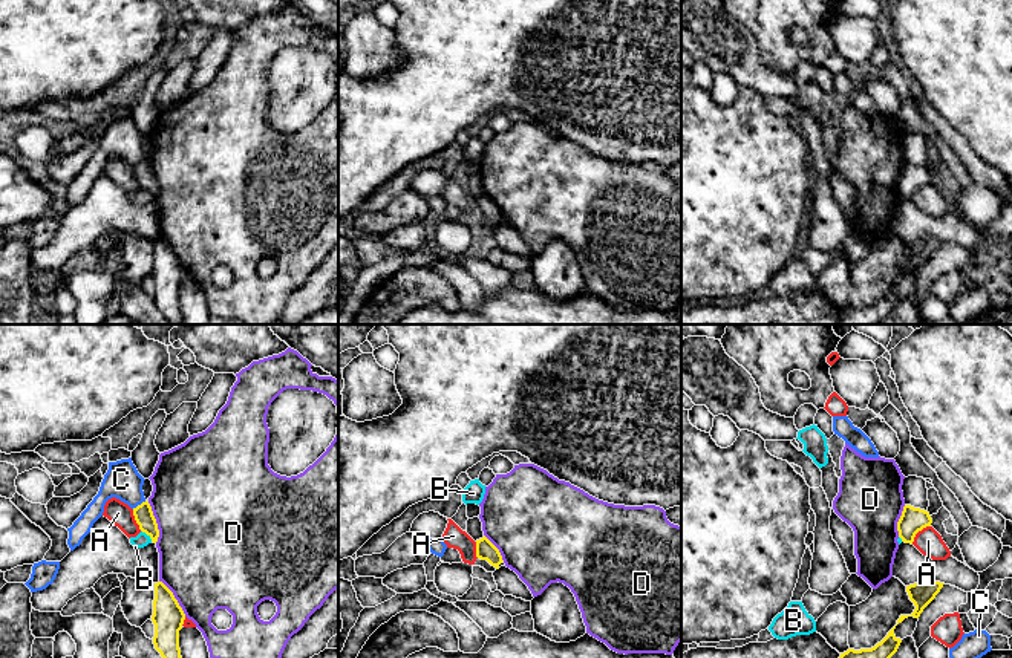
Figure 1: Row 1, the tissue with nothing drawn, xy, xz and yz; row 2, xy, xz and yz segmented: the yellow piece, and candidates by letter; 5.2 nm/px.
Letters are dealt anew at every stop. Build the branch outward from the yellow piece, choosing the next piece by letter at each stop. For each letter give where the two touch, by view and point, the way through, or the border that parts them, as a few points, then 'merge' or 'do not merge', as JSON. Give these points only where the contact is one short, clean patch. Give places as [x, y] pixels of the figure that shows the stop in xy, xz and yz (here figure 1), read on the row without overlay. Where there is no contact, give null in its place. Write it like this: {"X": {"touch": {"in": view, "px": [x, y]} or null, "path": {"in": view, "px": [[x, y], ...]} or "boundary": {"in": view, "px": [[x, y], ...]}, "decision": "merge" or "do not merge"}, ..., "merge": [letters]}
{"A": {"touch": {"in": "yz", "px": [917, 188]}, "decision": "do not merge"}, "B": {"touch": {"in": "xy", "px": [147, 192]}, "decision": "do not merge"}, "C": {"touch": {"in": "xy", "px": [138, 162]}, "boundary": {"in": "xy", "px": [[146, 158], [132, 166]]}, "decision": "do not merge"}, "D": {"touch": {"in": "xy", "px": [155, 179]}, "decision": "do not merge"}, "merge": []}

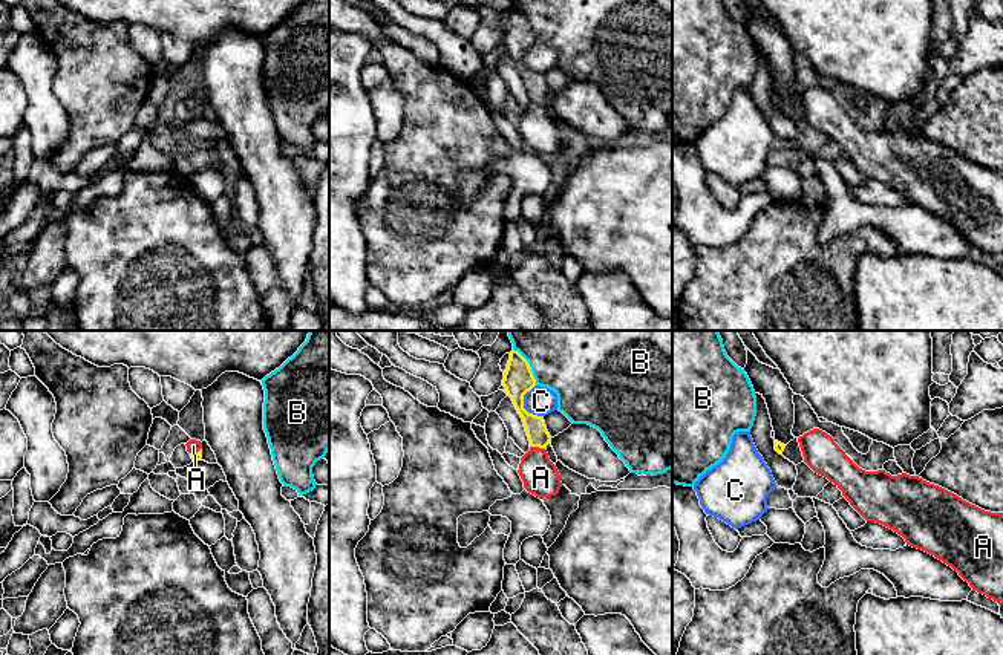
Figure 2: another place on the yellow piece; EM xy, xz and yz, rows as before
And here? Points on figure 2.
{"A": {"touch": {"in": "xz", "px": [538, 103]}, "path": {"in": "xz", "px": [[535, 83], [538, 103], [538, 130], [541, 135]]}, "decision": "merge"}, "B": {"touch": {"in": "xz", "px": [529, 23]}, "decision": "do not merge"}, "C": {"touch": {"in": "xz", "px": [522, 63]}, "decision": "do not merge"}, "merge": ["A"]}

